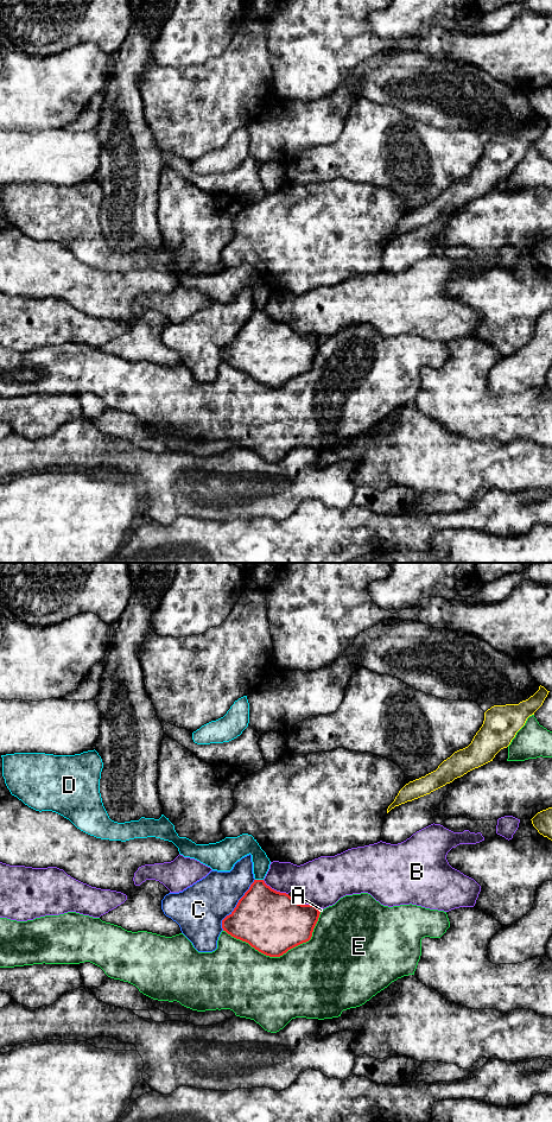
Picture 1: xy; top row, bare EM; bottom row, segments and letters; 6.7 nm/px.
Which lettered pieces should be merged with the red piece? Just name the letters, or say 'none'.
none

